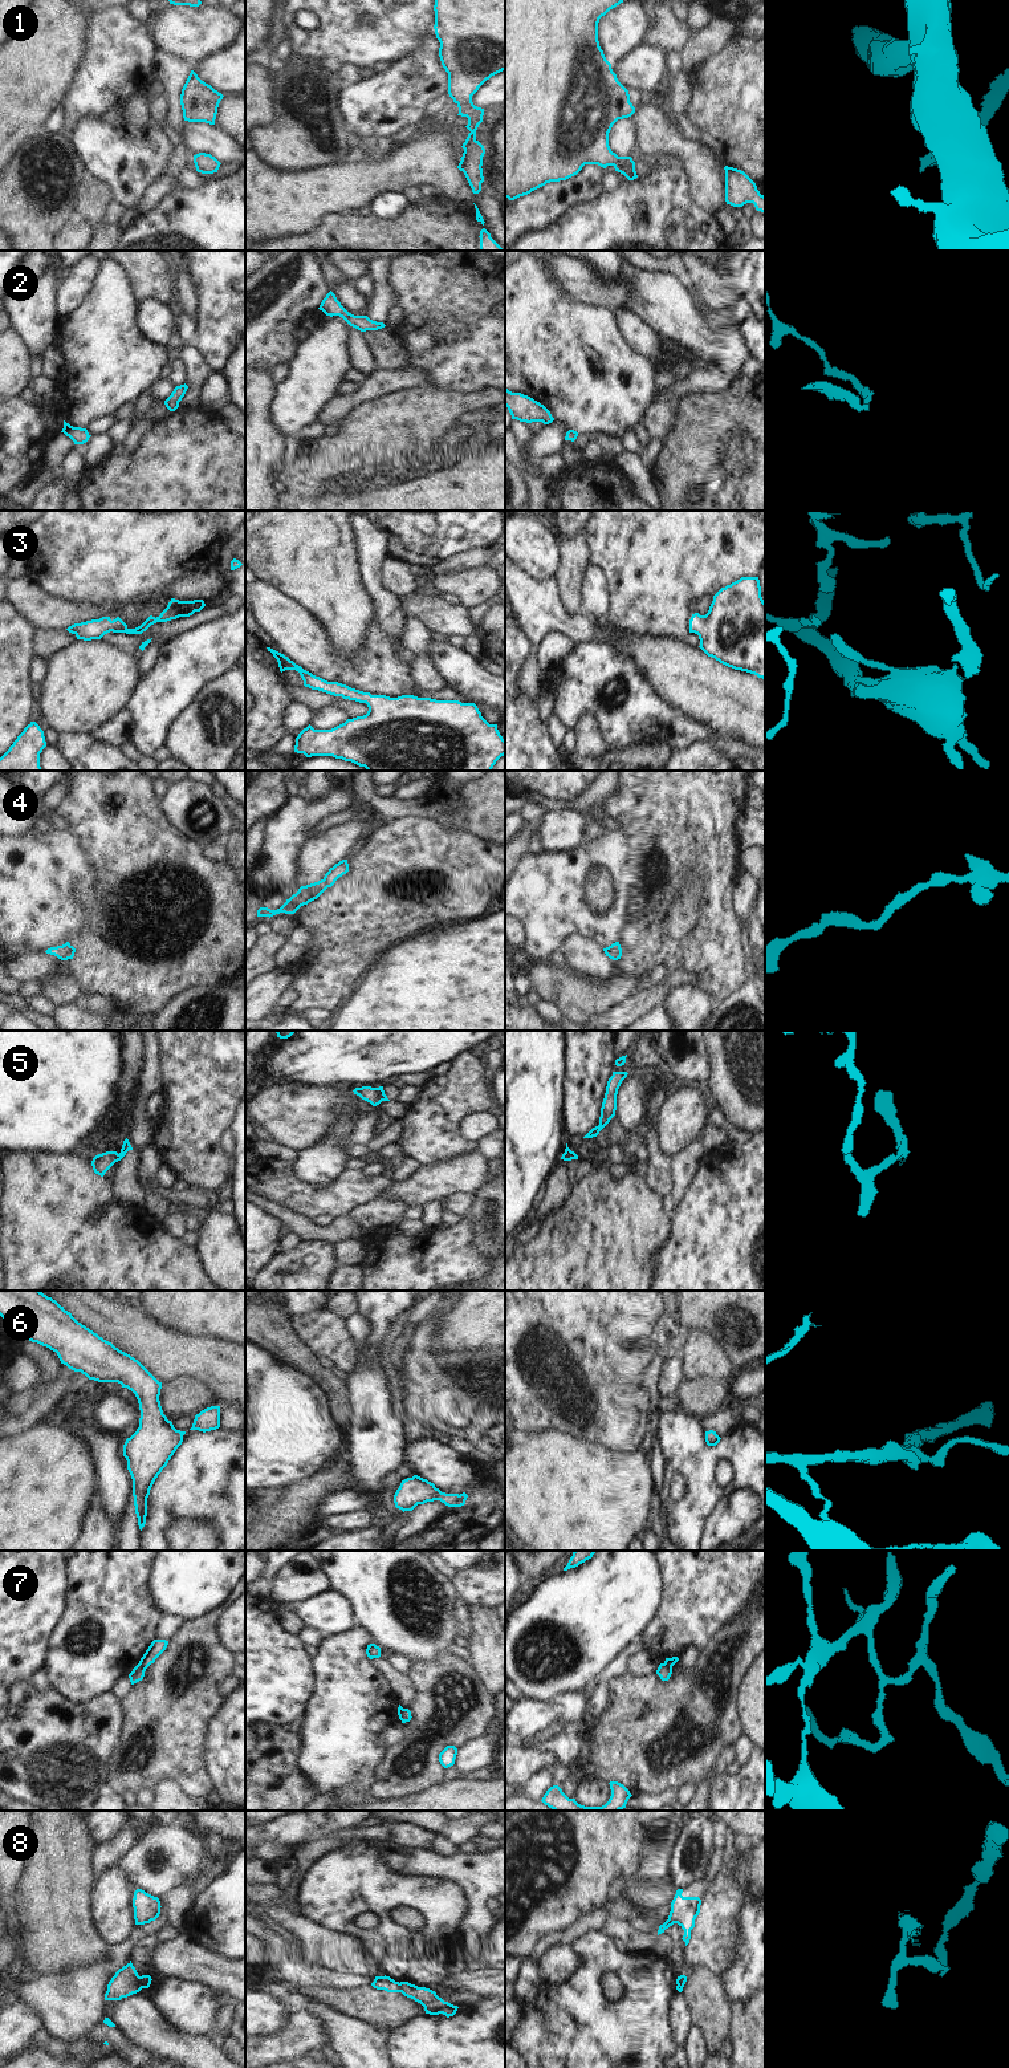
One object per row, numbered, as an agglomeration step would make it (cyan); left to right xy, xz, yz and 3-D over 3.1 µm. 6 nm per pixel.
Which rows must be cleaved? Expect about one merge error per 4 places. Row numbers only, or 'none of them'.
5, 7, 8

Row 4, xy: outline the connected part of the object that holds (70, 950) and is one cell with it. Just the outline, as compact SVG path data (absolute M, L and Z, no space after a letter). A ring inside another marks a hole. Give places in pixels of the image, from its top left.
M66 942L62 946L50 947L45 952L57 956L61 960L68 960L73 959L76 948L69 942Z

